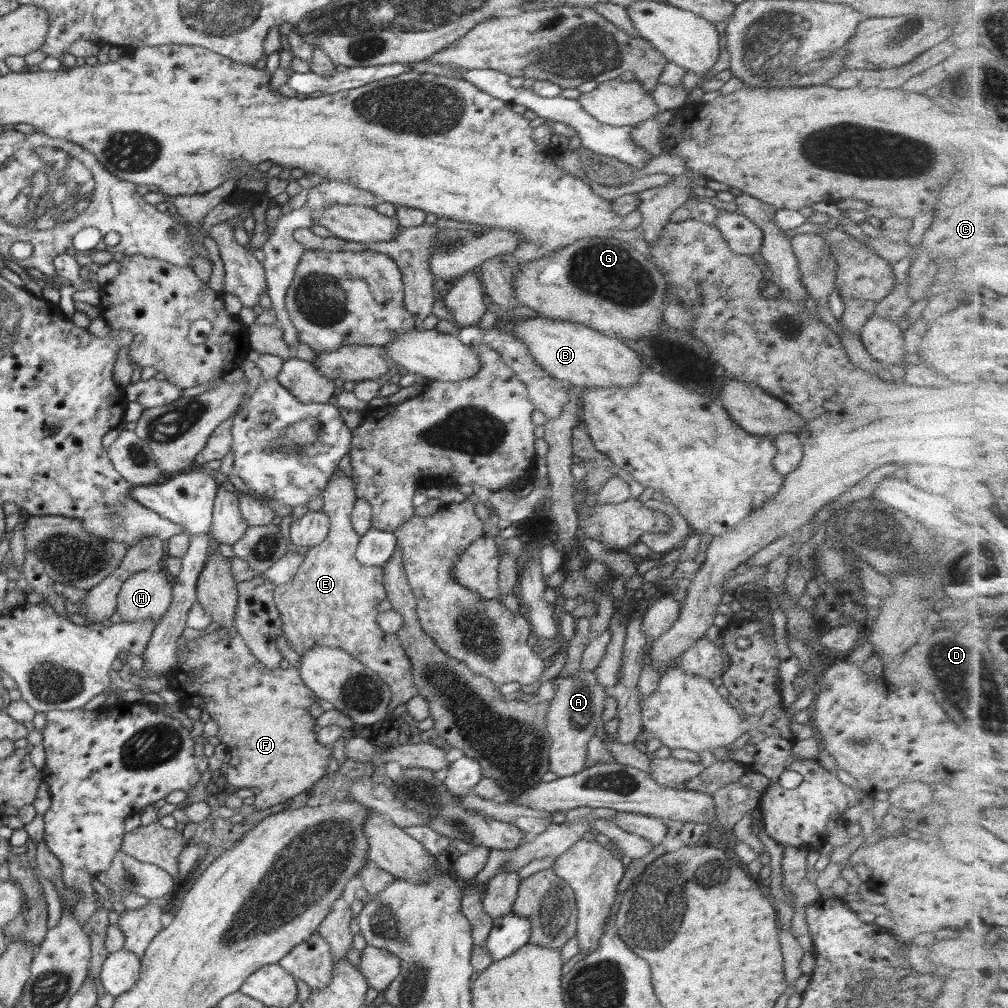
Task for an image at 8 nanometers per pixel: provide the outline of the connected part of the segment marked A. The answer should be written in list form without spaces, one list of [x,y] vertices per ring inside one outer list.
[[[580,667],[575,674],[568,677],[554,678],[556,697],[549,701],[547,708],[547,731],[553,744],[549,750],[549,770],[558,777],[576,775],[585,769],[587,744],[596,736],[598,726],[602,725],[602,710],[607,697],[607,687],[596,681],[592,670]]]

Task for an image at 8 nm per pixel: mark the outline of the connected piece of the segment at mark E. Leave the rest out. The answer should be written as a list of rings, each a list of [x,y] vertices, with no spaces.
[[[337,469],[328,482],[328,488],[324,490],[322,500],[324,508],[321,512],[328,516],[330,522],[328,538],[322,544],[310,547],[306,558],[302,561],[292,580],[281,586],[276,586],[273,592],[275,606],[281,619],[282,635],[300,656],[306,649],[317,646],[341,648],[348,652],[352,658],[364,664],[366,668],[378,672],[385,684],[389,684],[391,687],[392,696],[389,708],[393,710],[399,704],[418,695],[420,690],[417,690],[412,682],[410,659],[404,652],[400,639],[396,633],[384,632],[378,627],[380,613],[377,606],[387,598],[383,583],[384,575],[381,567],[368,566],[356,559],[356,550],[358,550],[361,537],[353,529],[350,519],[356,503],[352,480]]]

